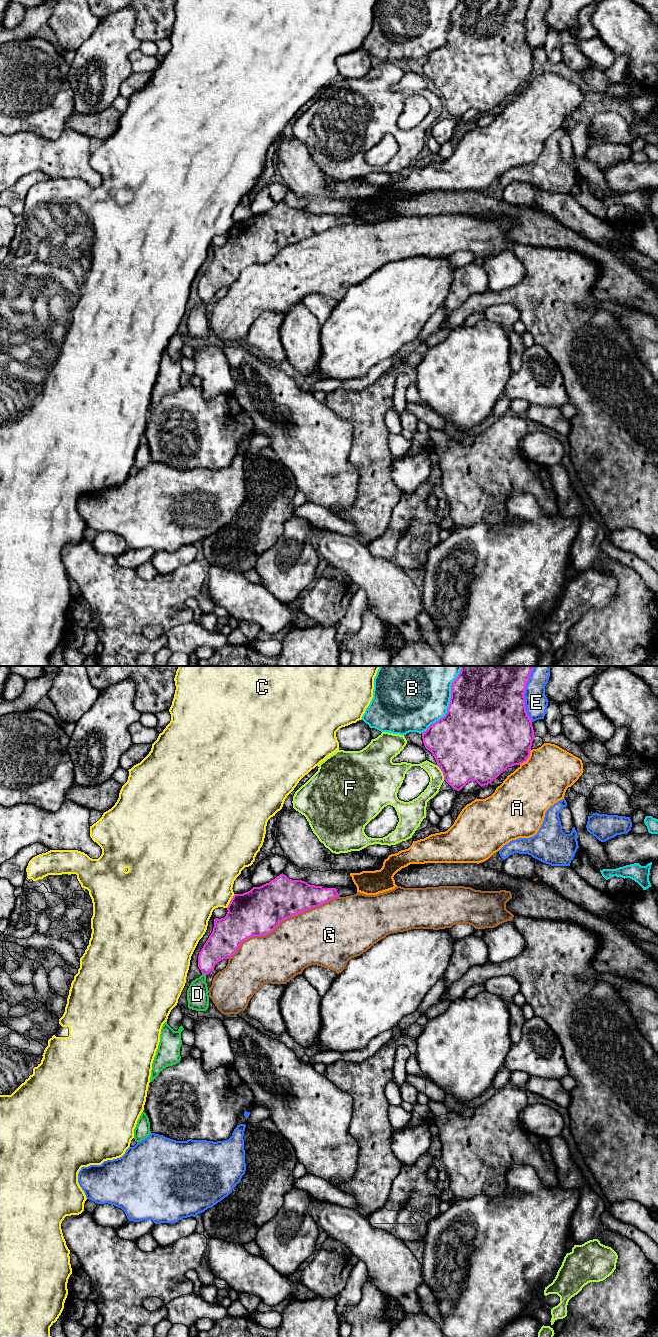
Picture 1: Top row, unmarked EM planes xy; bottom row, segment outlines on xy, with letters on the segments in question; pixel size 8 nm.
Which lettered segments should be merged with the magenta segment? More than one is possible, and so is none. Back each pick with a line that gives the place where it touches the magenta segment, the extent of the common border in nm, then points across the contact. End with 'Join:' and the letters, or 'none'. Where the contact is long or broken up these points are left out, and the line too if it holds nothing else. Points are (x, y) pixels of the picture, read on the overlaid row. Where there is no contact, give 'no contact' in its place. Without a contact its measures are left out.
D: xy (204, 974) | 40 nm | across xy (218, 947), (208, 957), (204, 974), (197, 994)
Join: D

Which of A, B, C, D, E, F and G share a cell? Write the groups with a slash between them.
A / B / C / D / E / F / G

